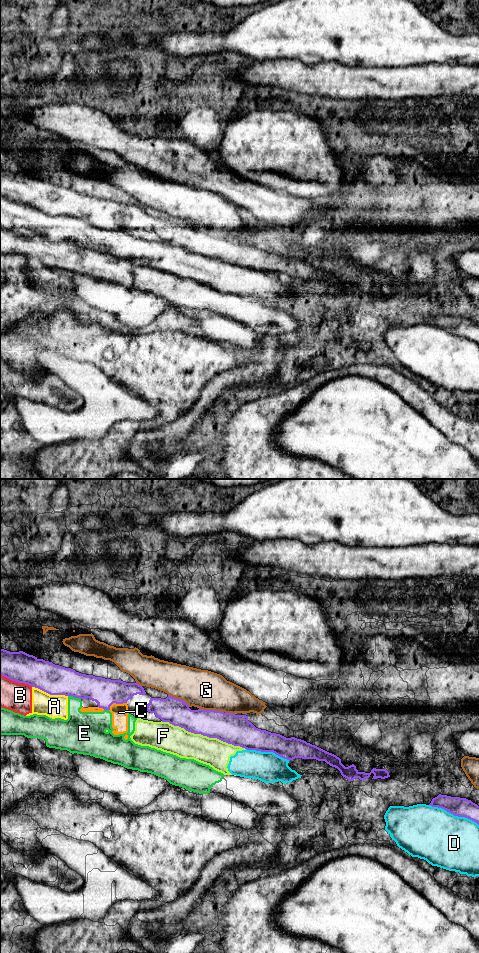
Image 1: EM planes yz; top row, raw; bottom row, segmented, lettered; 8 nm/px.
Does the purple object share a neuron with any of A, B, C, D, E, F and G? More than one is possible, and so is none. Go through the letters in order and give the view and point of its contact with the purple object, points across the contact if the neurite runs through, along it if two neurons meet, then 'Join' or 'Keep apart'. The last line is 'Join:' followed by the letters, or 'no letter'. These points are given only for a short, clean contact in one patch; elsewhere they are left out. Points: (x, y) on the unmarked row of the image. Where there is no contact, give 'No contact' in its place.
A: Touches purple at yz (50, 214). Boundary: yz (32, 206), (50, 214), (64, 214), (67, 216). Keep apart
B: Touches purple at yz (16, 201). Keep apart
C: Touches purple at yz (115, 222). Boundary: yz (125, 222), (113, 223), (109, 230). Keep apart
D: Touches purple at yz (454, 335). Keep apart
E: Touches purple at yz (74, 216). Keep apart
F: Touches purple at yz (203, 255). Keep apart
G: Touches purple at yz (211, 230). Keep apart
Join: no letter

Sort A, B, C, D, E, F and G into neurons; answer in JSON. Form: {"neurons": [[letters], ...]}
{"neurons": [["A", "B", "C", "D", "F"], ["E"], ["G"]]}

